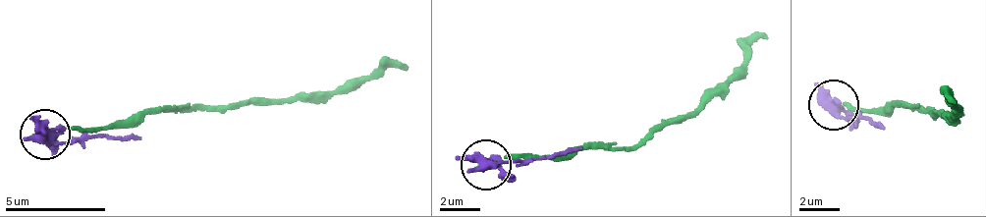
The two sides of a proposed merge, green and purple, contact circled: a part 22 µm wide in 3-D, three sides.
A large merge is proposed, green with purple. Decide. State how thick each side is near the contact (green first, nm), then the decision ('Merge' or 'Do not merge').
Thickness 90 nm (green) against 400 nm. Do not merge

